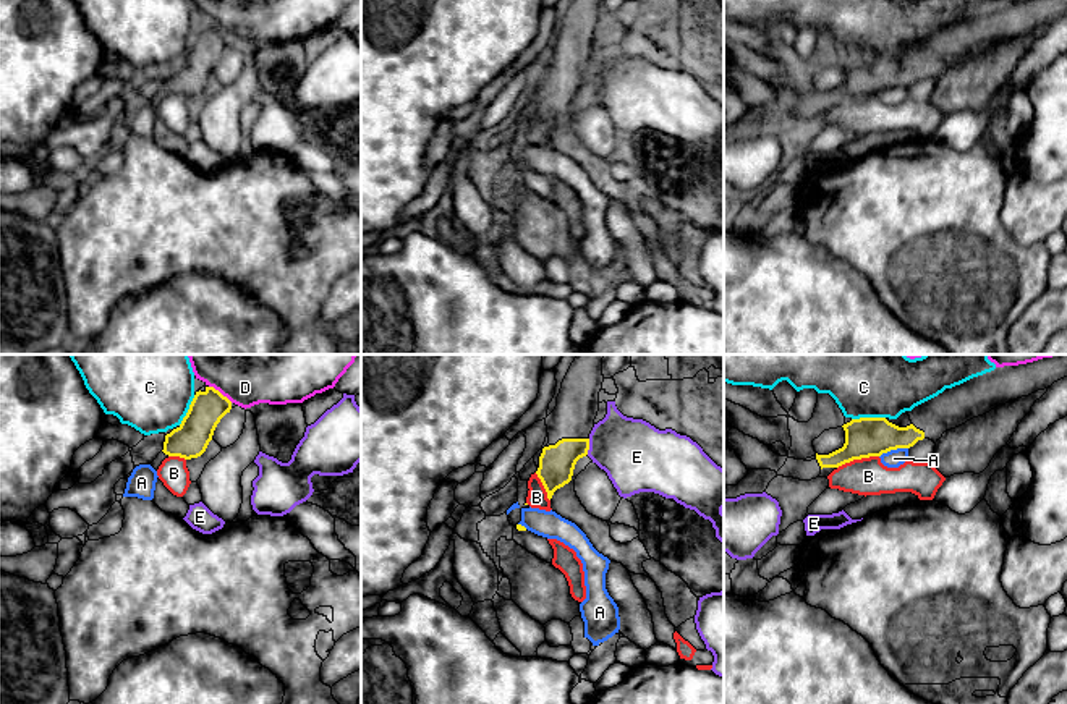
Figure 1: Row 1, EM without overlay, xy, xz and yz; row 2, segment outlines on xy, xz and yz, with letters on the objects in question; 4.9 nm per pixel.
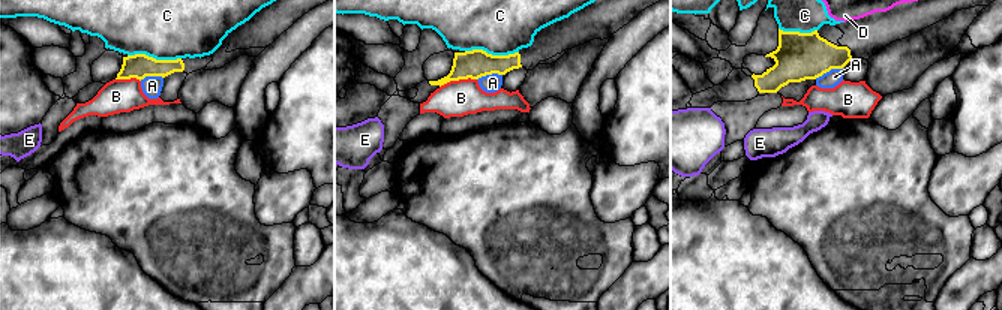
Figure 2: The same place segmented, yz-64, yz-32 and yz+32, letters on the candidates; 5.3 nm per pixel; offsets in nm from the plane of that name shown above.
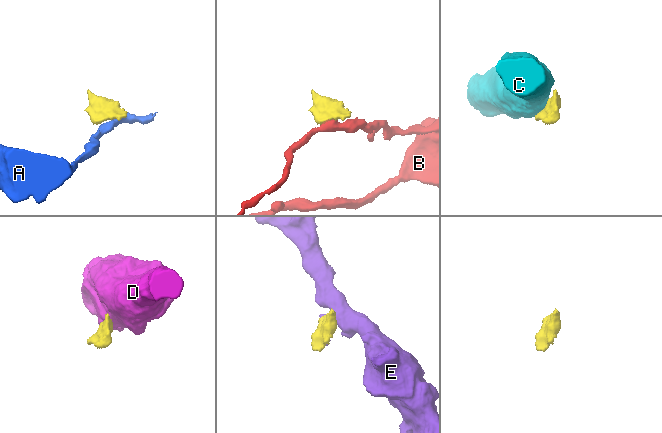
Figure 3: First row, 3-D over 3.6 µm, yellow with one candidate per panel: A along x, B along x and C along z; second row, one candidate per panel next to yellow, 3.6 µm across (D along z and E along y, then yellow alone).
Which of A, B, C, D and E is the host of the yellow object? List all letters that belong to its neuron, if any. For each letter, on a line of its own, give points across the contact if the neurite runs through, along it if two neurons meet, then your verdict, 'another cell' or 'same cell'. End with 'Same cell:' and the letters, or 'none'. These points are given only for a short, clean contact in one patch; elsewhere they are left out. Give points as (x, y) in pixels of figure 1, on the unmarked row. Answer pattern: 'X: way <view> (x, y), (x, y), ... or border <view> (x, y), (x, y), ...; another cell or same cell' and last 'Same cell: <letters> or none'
A: border yz (907, 84), (888, 88), (879, 94); another cell
B: border yz (878, 93), (854, 96), (837, 106); another cell
C: border yz (884, 54), (852, 57); another cell
D: border xy (209, 23), (232, 39); another cell
E: border xz (590, 76), (586, 91); another cell
Same cell: none

